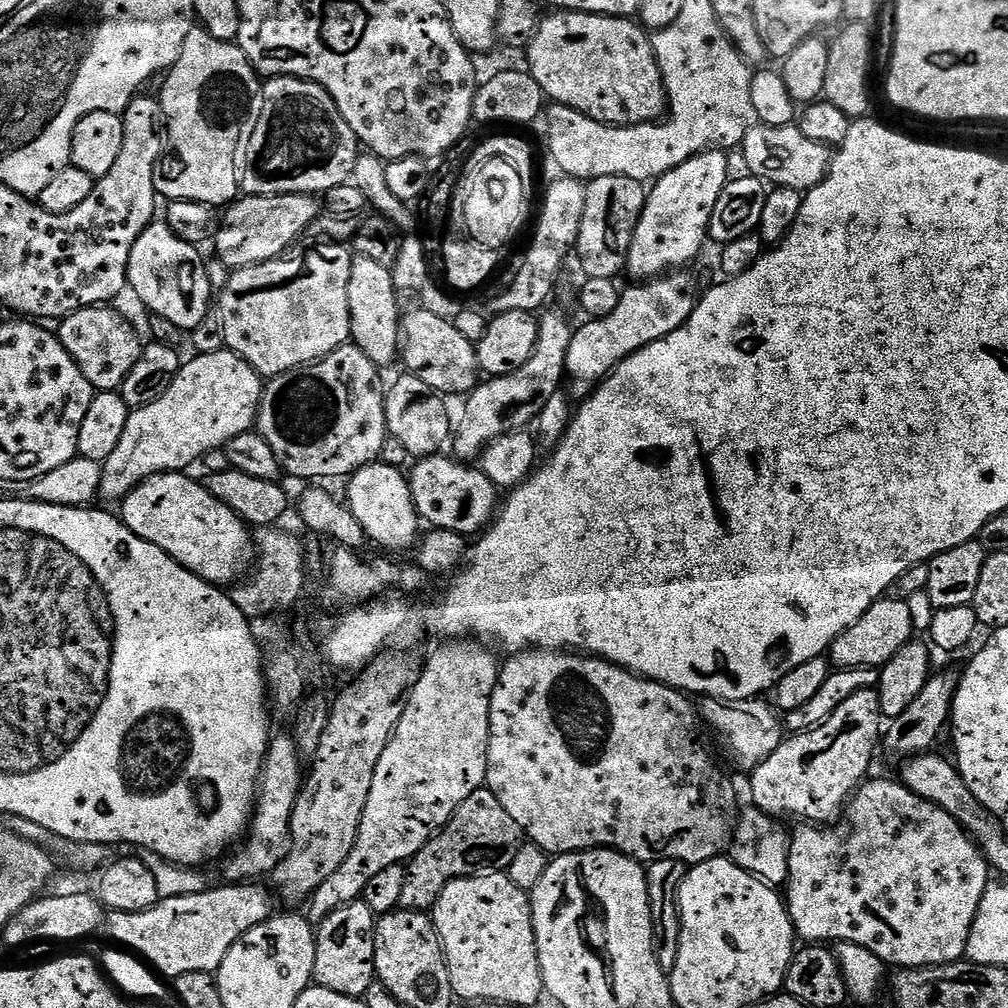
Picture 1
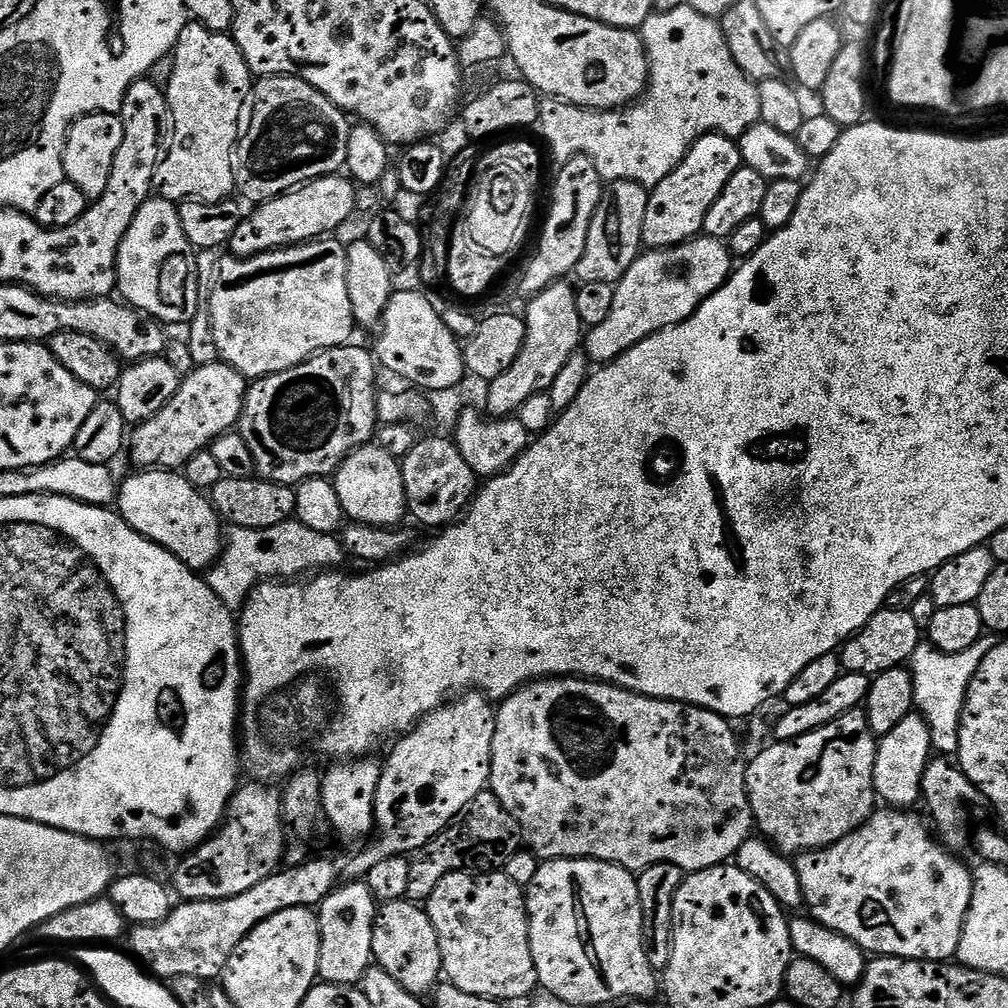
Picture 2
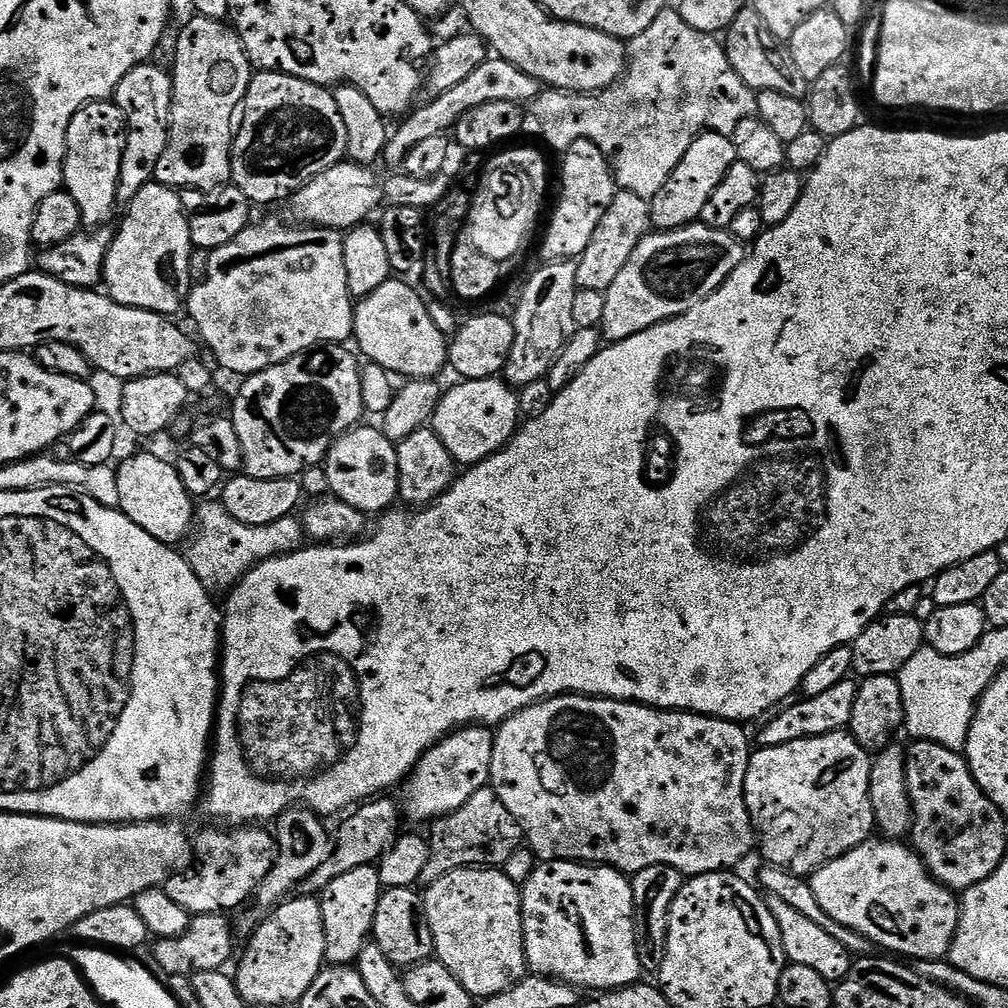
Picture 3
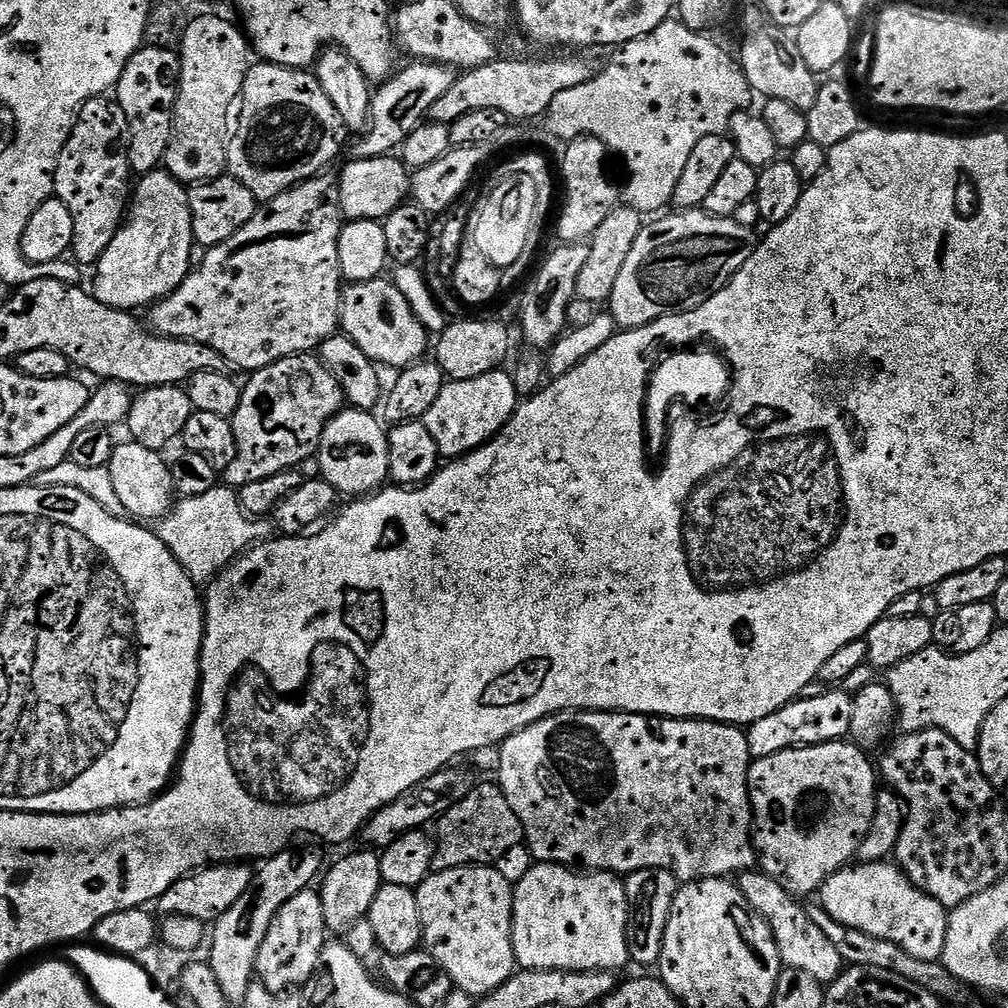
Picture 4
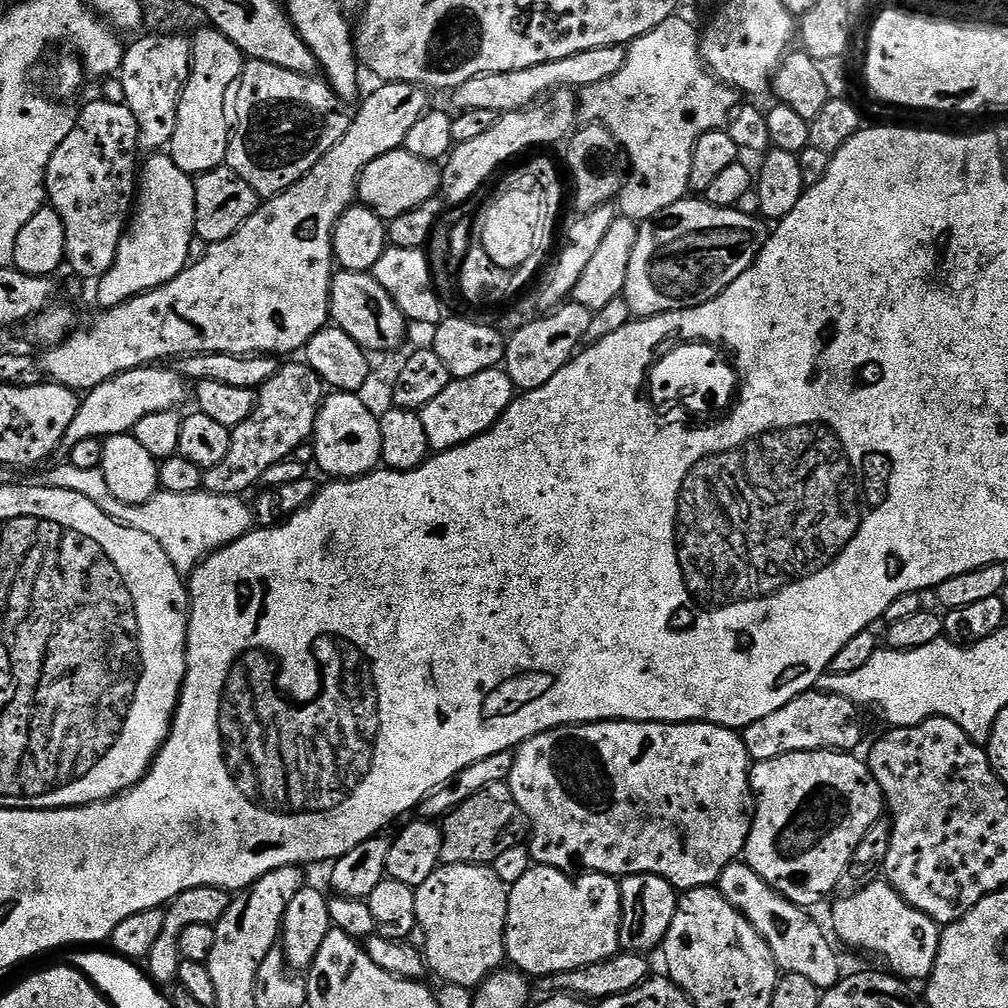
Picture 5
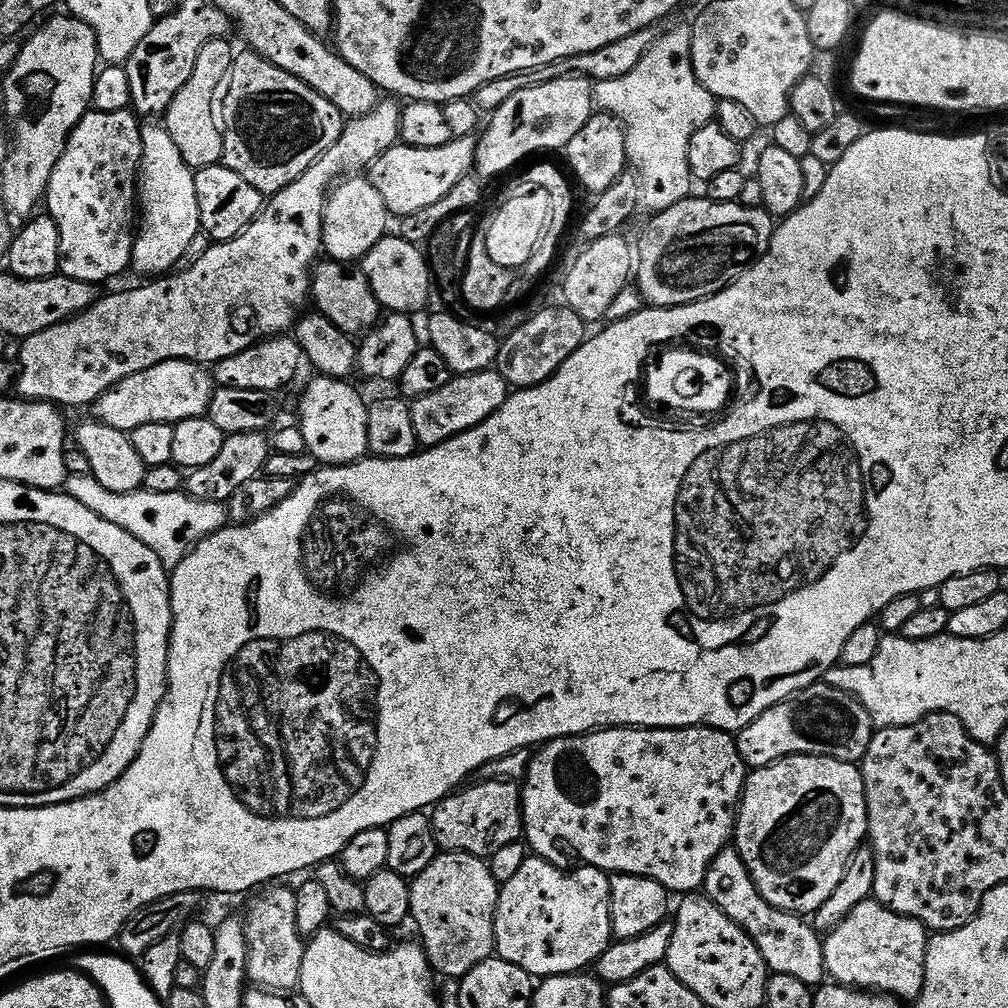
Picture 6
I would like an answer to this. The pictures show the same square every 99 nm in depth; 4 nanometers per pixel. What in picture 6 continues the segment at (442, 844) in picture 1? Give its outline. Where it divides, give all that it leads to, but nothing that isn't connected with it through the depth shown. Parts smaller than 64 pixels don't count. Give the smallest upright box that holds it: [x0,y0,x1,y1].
[434,780,524,858]

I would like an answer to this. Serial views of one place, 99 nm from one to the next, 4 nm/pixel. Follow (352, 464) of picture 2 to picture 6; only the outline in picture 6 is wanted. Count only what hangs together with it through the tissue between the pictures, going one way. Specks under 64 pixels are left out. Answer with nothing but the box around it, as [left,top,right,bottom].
[298,375,368,466]

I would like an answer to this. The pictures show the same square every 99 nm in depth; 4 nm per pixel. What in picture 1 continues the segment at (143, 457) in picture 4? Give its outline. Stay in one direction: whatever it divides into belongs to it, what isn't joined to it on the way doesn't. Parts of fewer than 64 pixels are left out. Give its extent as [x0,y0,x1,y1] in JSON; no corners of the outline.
[122,472,254,586]

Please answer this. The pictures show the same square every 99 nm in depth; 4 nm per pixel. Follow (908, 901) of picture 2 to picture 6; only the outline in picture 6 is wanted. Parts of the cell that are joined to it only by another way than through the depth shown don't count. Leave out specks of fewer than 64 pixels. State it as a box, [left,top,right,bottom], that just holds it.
[824,898,929,1002]

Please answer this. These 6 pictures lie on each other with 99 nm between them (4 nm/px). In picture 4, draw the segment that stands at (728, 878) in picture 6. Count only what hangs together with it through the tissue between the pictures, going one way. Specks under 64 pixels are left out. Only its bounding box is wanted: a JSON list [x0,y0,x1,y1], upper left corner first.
[738,870,846,986]

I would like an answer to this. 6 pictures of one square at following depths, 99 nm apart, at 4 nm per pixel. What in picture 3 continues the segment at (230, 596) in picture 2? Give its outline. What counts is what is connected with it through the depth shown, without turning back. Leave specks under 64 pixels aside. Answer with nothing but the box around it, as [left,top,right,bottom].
[186,498,305,594]

